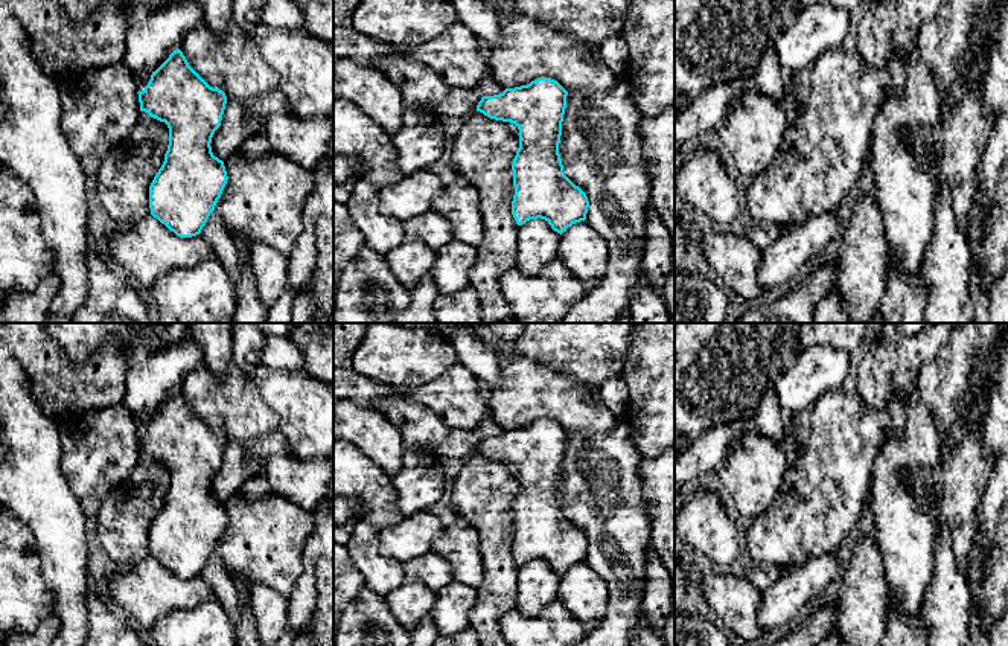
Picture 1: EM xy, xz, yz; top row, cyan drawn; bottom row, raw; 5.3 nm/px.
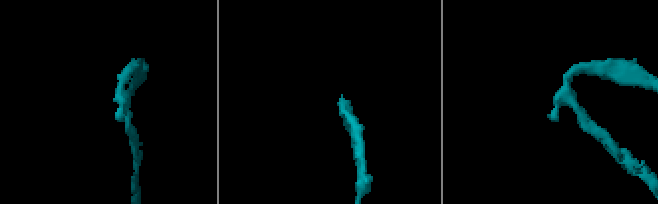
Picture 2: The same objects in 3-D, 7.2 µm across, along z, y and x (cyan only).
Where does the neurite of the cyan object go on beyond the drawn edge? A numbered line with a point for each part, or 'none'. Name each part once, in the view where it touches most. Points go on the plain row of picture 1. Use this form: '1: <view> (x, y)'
none

